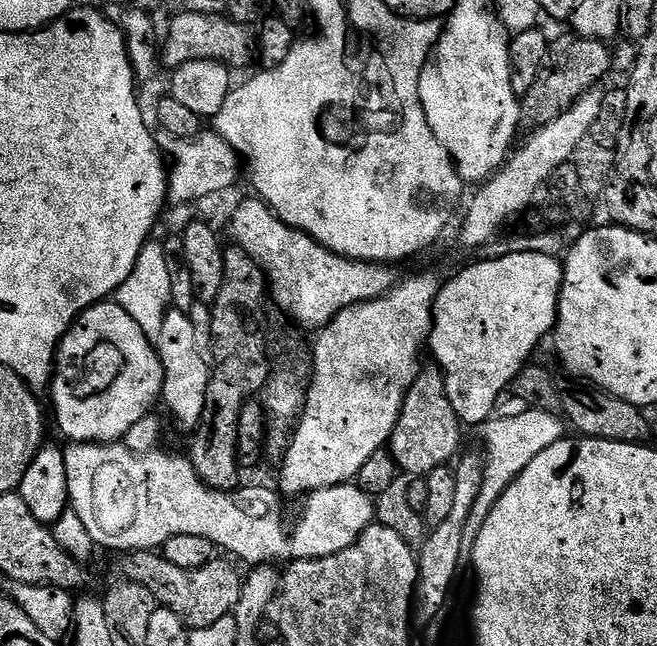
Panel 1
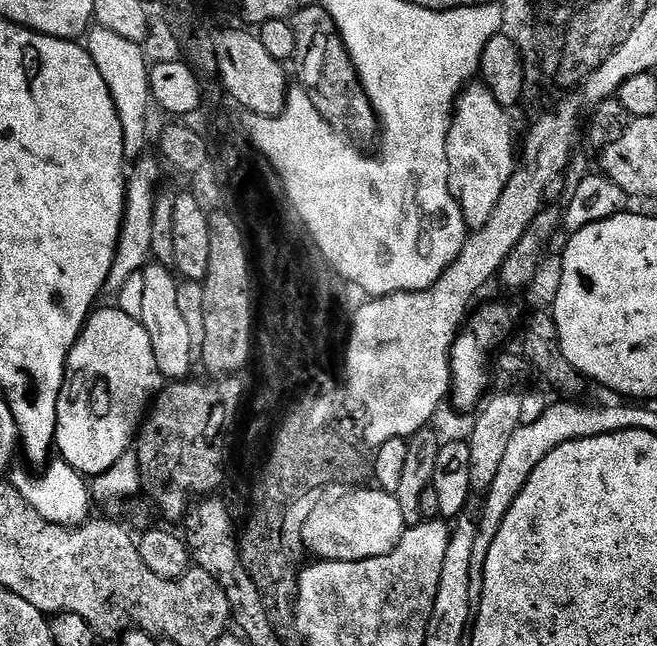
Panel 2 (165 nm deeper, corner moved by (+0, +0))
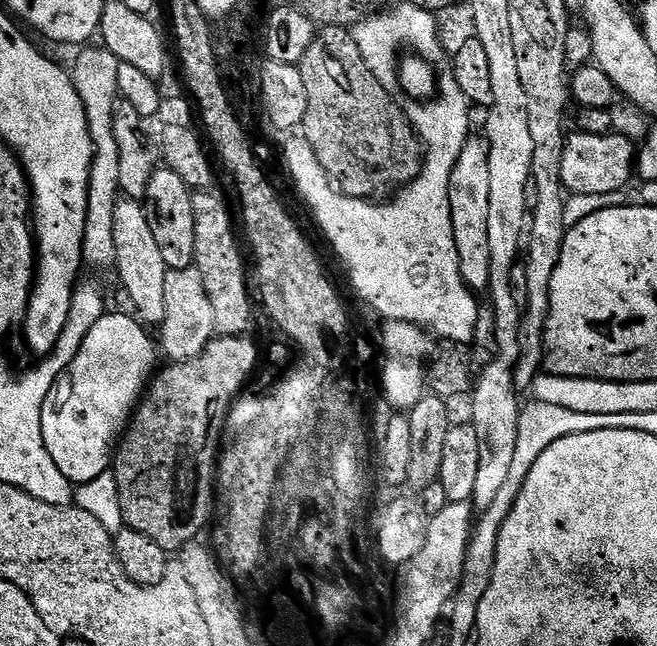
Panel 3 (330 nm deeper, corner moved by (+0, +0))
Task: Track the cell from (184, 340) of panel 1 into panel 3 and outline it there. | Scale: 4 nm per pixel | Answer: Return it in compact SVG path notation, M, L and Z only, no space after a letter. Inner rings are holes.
M117 199L114 210L114 246L116 247L114 268L115 271L120 271L119 283L134 298L137 317L148 326L163 324L166 312L166 274L170 270L166 262L162 262L158 242L154 239L154 230L150 230L148 213L141 201Z

